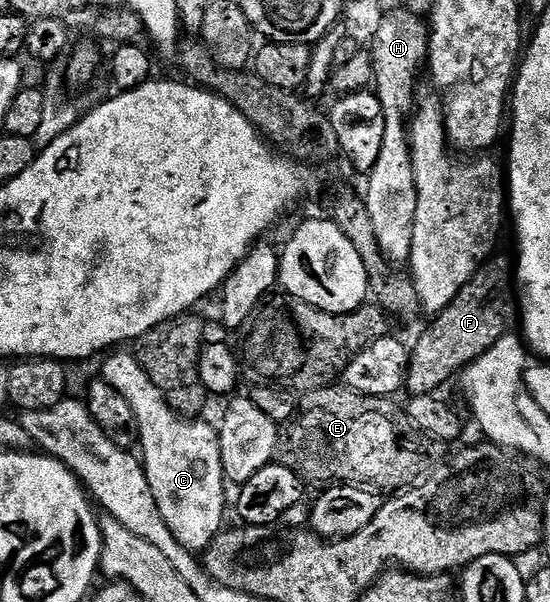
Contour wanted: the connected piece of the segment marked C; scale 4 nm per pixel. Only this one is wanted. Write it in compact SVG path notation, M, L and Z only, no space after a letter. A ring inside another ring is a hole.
M122 351L111 352L105 358L101 380L120 391L128 407L132 407L138 424L136 437L140 445L142 441L140 460L146 468L148 487L152 487L152 499L156 499L168 531L191 553L201 554L223 532L222 520L226 517L228 482L222 472L218 429L203 419L179 417L167 403L165 393L148 379L148 371L140 367L137 356L118 352Z

